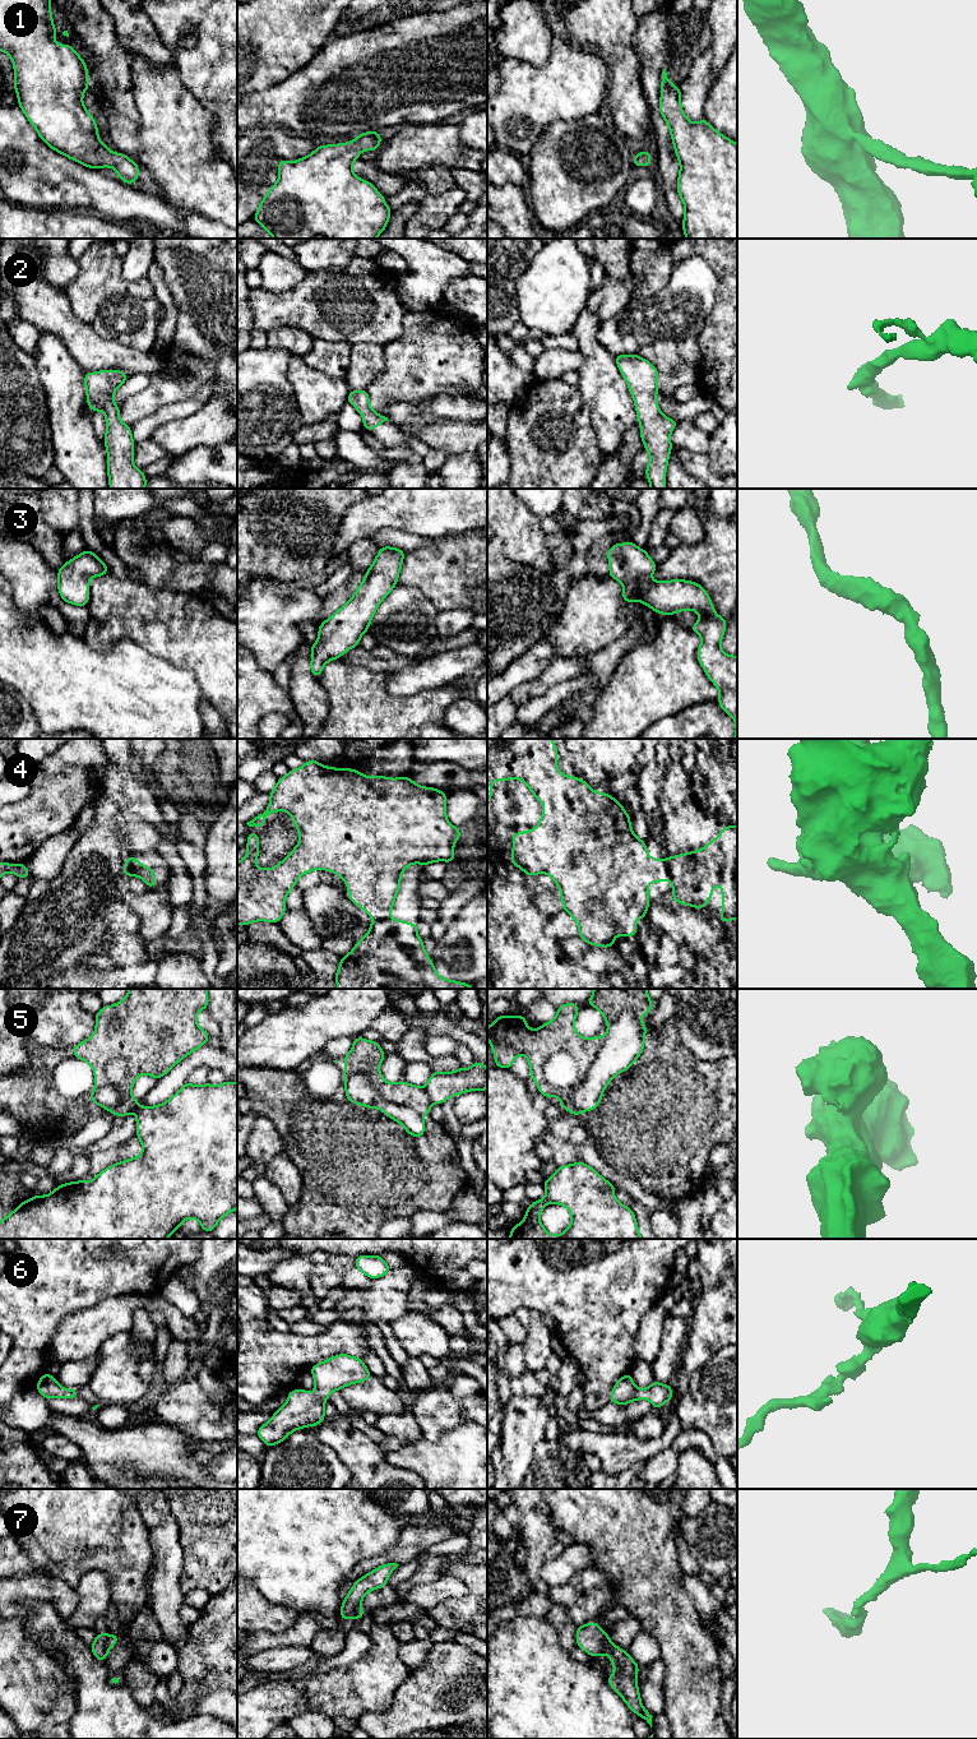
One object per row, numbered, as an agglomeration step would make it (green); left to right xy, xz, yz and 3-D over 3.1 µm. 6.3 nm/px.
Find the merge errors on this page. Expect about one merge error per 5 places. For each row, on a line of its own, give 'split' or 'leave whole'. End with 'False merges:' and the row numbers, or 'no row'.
1: leave whole
2: leave whole
3: leave whole
4: split
5: split
6: leave whole
7: split
False merges: 4, 5, 7

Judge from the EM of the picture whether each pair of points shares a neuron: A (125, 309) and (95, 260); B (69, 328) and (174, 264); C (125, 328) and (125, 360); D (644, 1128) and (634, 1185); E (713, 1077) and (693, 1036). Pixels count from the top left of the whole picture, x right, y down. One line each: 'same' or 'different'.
A: different
B: different
C: different
D: different
E: different

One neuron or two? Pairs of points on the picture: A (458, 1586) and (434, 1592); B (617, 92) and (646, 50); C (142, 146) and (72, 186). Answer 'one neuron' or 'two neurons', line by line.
A: one neuron
B: two neurons
C: two neurons

